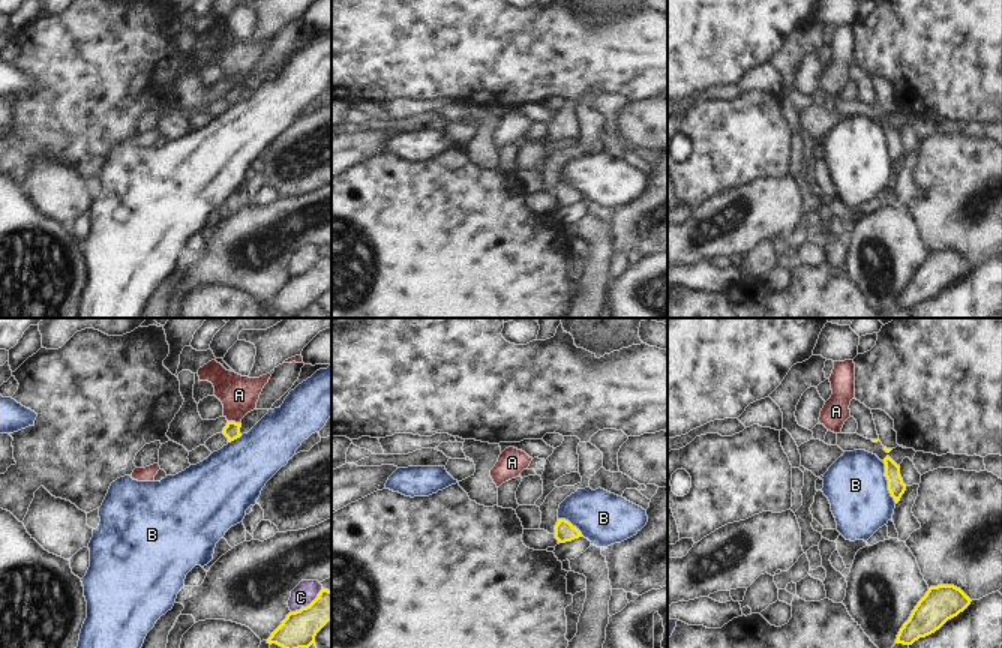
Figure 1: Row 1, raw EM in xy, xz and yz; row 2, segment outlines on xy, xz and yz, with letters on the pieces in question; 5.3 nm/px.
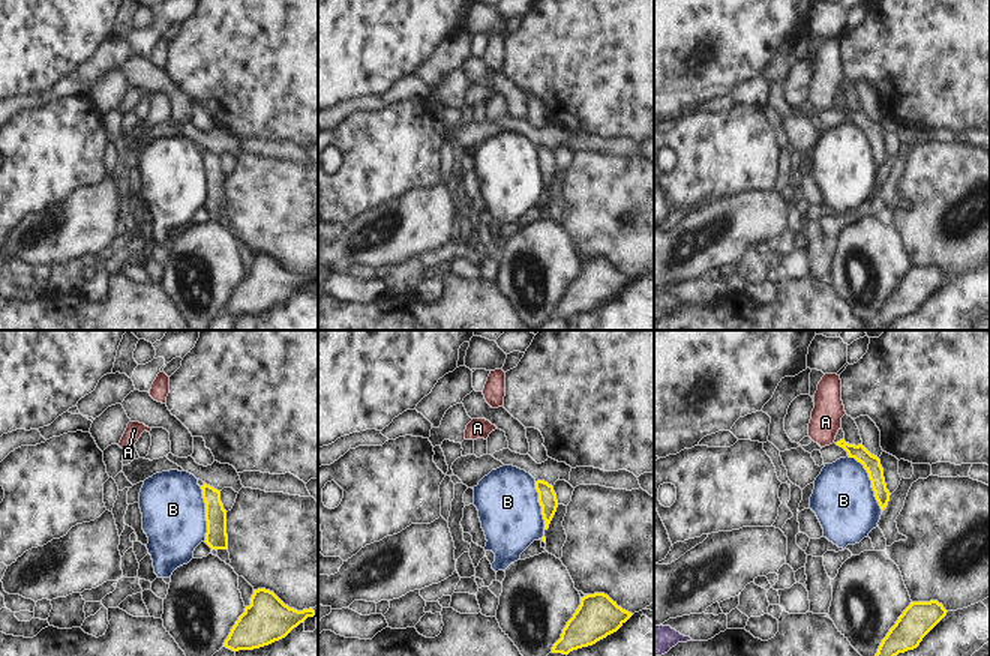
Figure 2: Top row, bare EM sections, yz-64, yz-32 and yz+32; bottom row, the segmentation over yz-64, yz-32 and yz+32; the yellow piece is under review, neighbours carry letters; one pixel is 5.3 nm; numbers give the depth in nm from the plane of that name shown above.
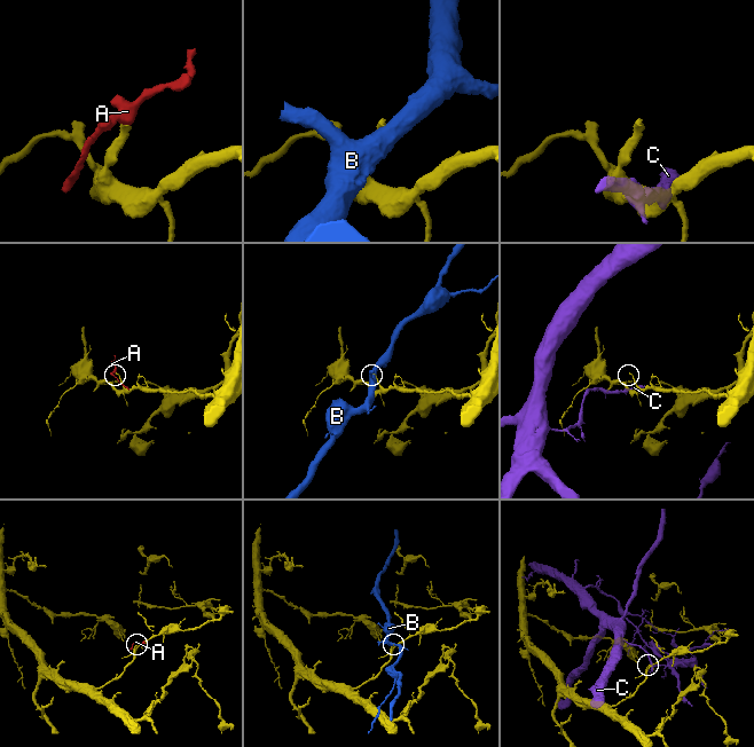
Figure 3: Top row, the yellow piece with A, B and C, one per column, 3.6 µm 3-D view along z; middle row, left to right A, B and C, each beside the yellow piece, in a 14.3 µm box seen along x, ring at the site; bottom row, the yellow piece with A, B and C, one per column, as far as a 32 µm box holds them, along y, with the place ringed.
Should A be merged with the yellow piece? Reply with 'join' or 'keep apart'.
join

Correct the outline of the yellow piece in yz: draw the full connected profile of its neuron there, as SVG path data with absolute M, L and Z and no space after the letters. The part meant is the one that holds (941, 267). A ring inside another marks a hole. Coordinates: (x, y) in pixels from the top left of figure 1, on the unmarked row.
M954 249L930 250L900 292L896 308L912 309L920 302L934 297L948 284L963 276L970 266L972 264Z

